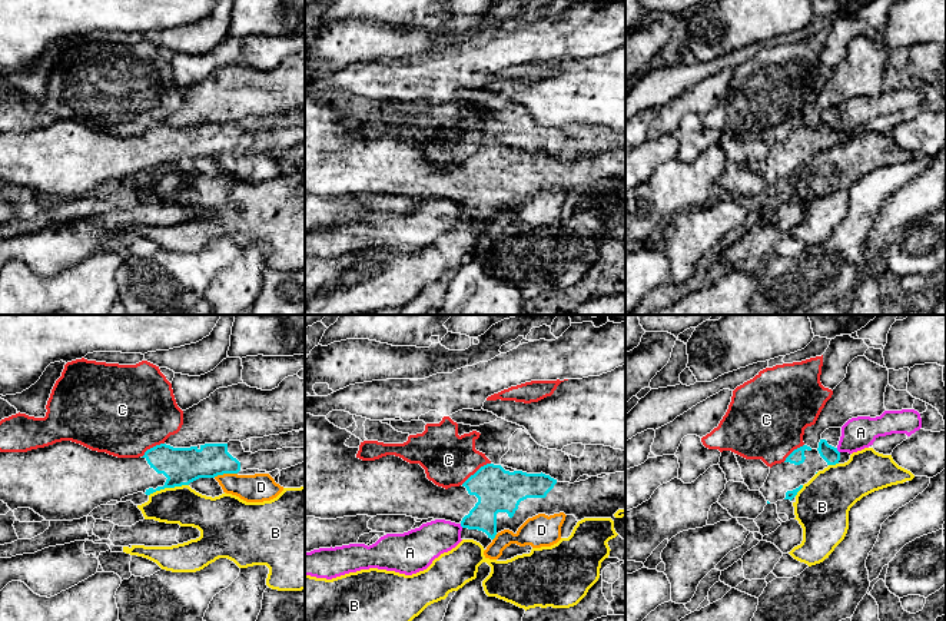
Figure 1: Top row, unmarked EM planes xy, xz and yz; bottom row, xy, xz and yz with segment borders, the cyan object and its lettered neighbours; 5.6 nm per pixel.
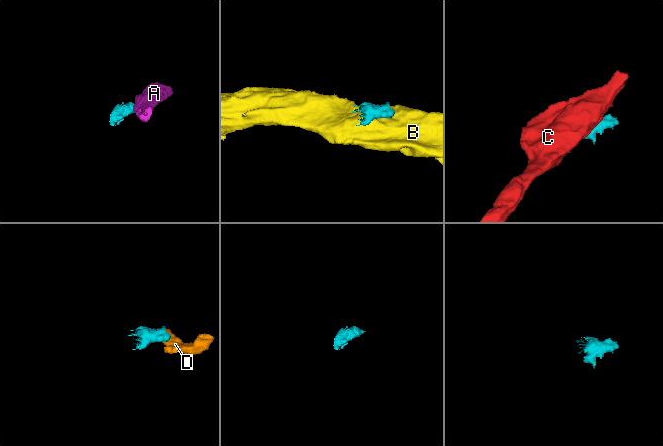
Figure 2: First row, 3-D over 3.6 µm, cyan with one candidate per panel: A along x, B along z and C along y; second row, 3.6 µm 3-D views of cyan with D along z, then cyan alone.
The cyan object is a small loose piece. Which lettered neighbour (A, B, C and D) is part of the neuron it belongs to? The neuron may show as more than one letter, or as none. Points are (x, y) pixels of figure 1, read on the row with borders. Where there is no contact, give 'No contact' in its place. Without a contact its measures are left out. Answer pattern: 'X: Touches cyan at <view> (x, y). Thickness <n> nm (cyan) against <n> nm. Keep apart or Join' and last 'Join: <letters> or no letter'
A: Touches cyan at yz (837, 451). Thickness 90 nm (cyan) against 180 nm. Keep apart
B: Touches cyan at xy (168, 487). Thickness 200 nm (cyan) against 220 nm. Keep apart
C: Touches cyan at xz (477, 471). Thickness 240 nm (cyan) against 300 nm. Keep apart
D: Touches cyan at xy (225, 472). Thickness 200 nm (cyan) against 160 nm. Keep apart
Join: no letter

